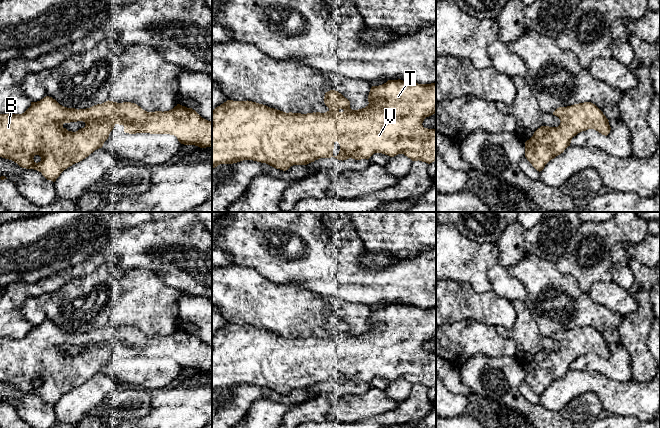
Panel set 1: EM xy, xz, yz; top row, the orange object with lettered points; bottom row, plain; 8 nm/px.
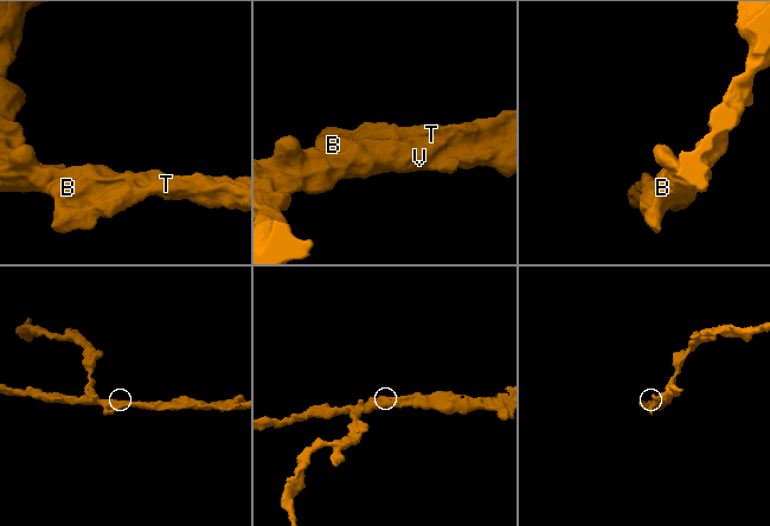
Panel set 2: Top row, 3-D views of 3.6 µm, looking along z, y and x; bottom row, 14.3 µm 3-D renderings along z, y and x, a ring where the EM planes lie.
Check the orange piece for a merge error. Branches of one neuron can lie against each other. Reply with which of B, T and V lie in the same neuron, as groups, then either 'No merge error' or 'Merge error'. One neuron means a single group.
Groups: B T V. No merge error

